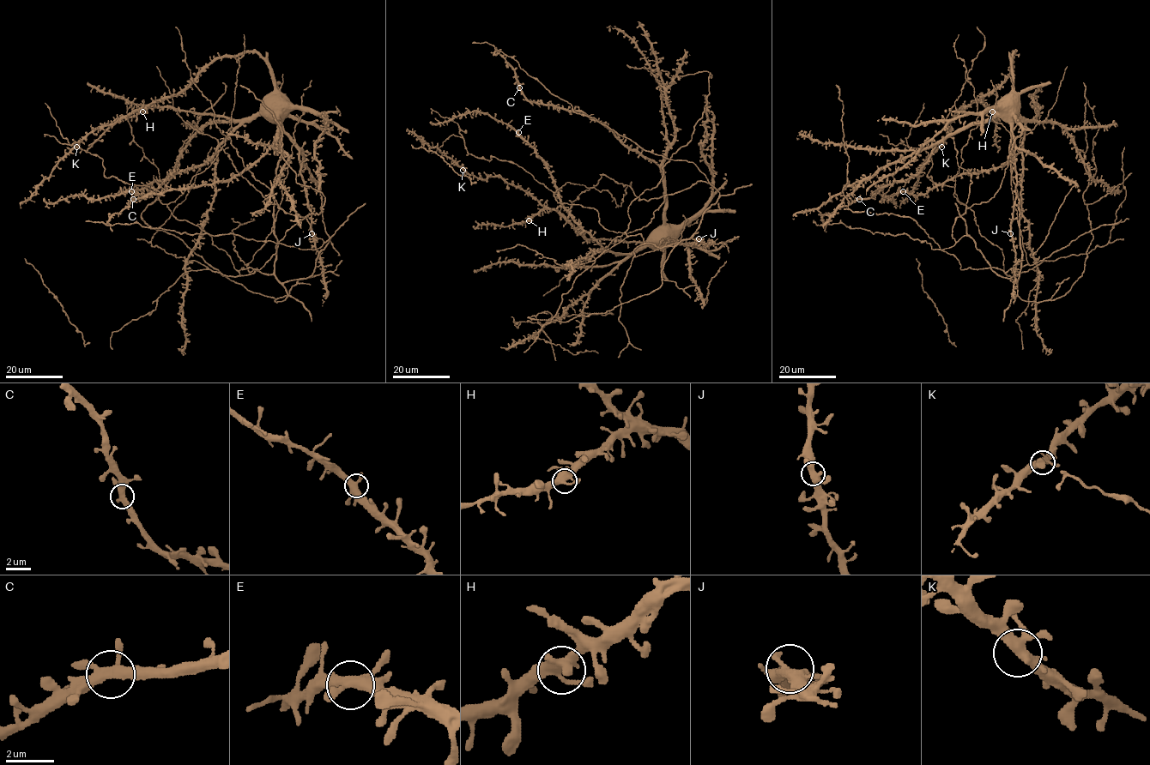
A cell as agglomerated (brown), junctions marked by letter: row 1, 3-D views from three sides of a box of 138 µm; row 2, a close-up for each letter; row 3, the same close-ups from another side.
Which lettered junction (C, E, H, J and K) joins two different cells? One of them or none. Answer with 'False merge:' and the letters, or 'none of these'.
False merge: none of these

